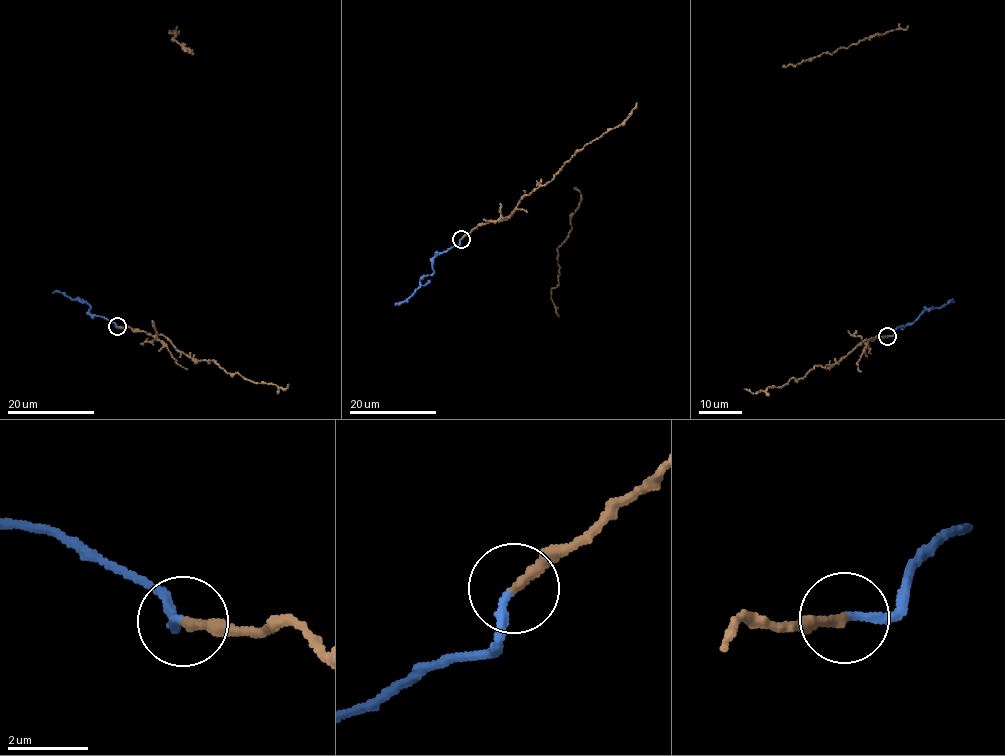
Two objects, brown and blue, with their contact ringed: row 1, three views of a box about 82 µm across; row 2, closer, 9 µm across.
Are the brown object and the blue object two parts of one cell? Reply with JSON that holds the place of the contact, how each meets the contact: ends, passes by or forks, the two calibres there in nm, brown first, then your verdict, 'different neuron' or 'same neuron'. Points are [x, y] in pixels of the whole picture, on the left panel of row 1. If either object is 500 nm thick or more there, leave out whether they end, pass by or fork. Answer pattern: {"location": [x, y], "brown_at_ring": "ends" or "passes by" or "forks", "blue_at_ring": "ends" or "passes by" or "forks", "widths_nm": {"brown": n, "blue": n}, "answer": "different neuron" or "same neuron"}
{"location": [117, 326], "brown_at_ring": "ends", "blue_at_ring": "ends", "widths_nm": {"brown": 240, "blue": 190}, "answer": "different neuron"}

